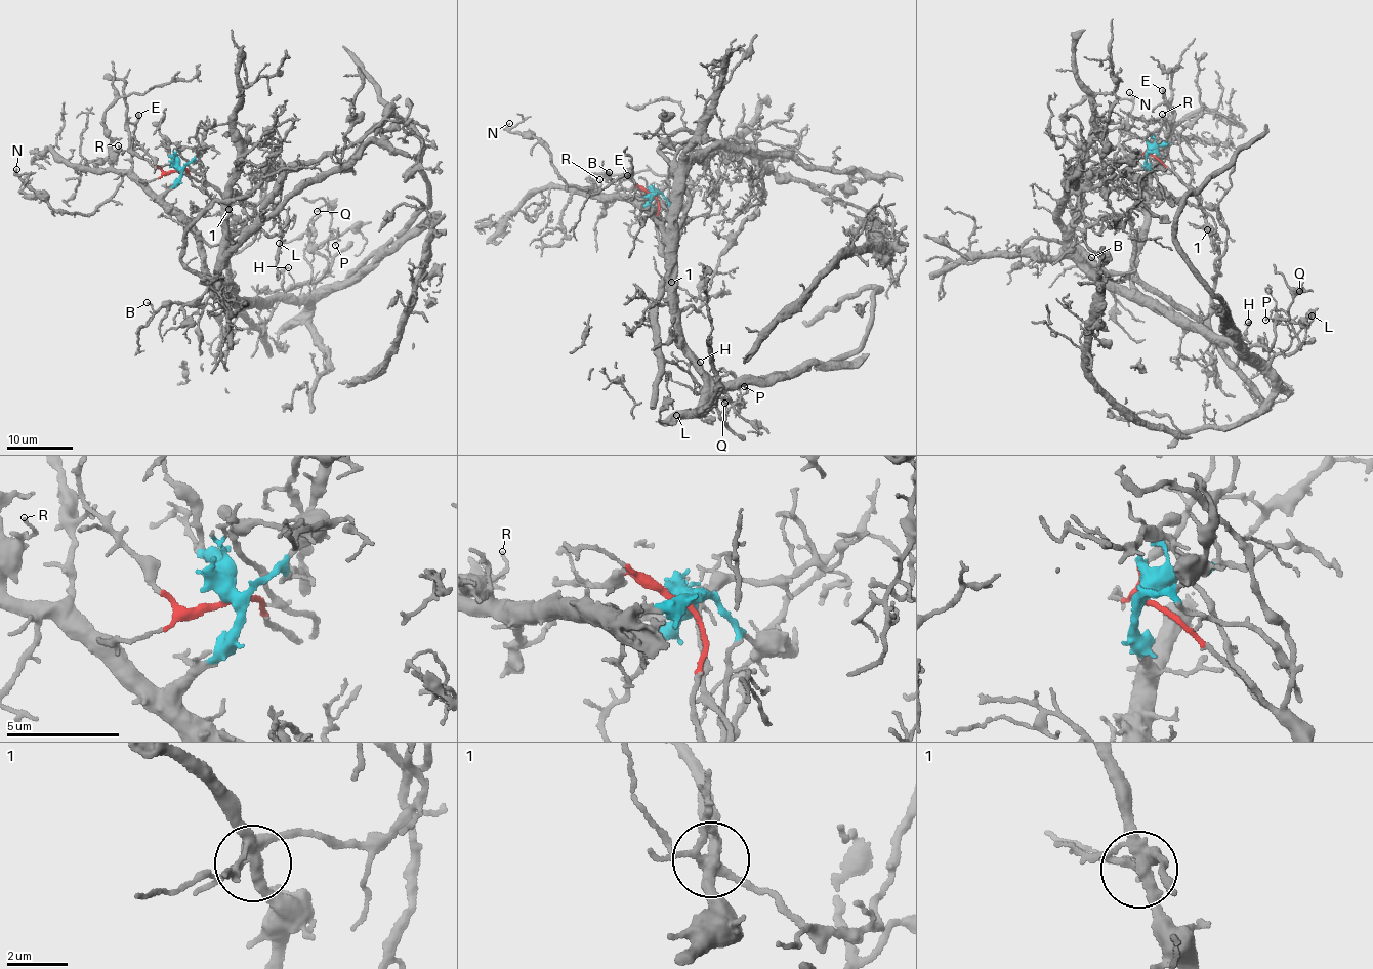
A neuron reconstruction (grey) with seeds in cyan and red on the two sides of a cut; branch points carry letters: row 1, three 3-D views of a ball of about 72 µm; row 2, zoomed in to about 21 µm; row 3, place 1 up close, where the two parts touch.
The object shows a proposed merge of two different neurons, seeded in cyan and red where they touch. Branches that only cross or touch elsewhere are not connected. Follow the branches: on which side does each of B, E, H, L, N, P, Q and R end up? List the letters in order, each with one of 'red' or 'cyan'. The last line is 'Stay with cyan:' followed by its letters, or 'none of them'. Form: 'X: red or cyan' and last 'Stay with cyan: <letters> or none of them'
B: red
E: red
H: red
L: cyan
N: cyan
P: cyan
Q: cyan
R: cyan
Stay with cyan: L, N, P, Q, R

